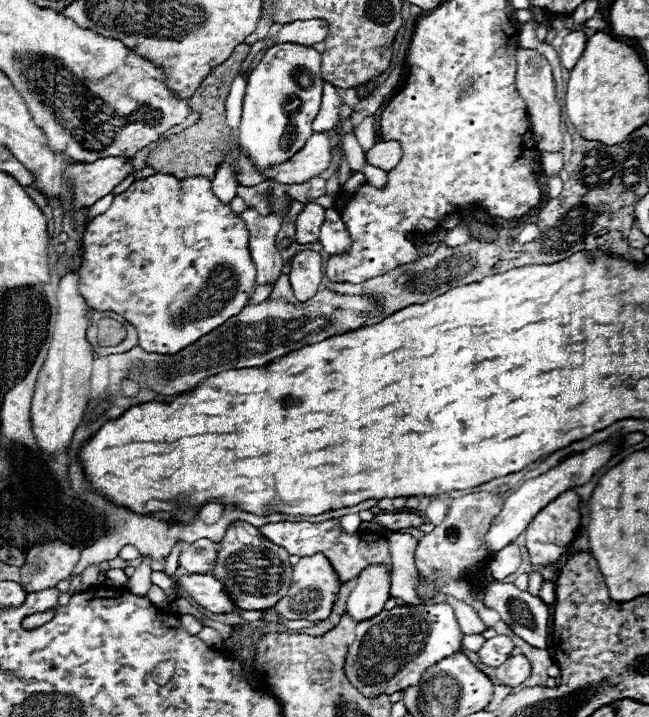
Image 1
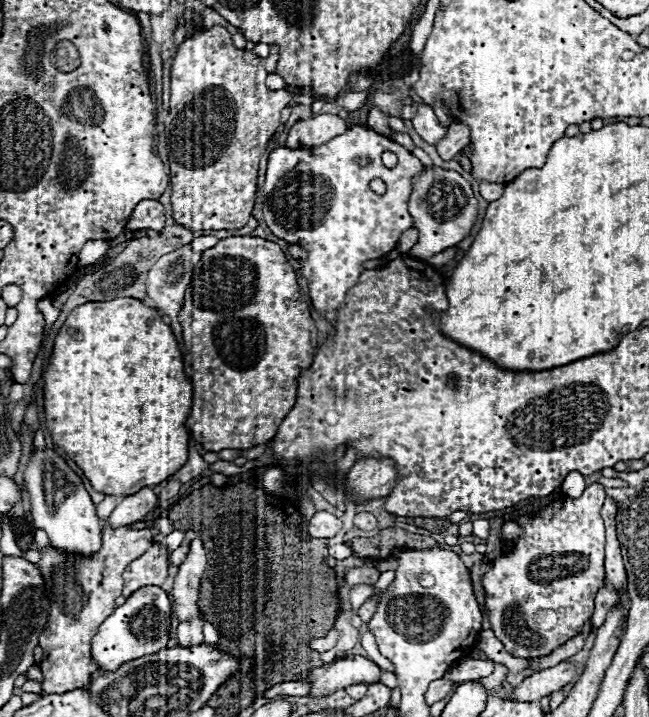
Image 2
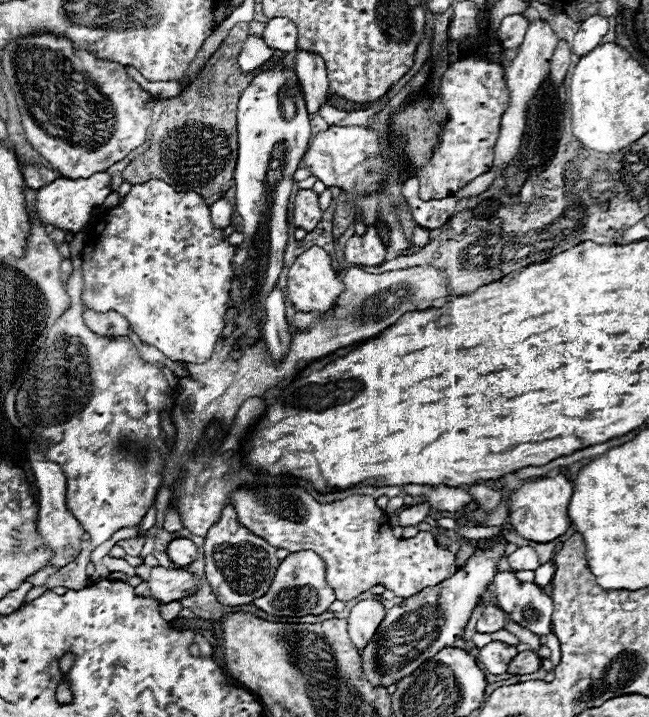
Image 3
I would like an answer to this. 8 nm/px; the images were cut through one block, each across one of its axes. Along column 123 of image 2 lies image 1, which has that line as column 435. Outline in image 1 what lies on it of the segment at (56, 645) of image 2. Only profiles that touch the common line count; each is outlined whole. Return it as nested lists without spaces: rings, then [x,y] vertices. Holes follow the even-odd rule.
[[[476,492],[476,494],[466,494],[462,498],[454,498],[442,524],[436,526],[432,532],[424,534],[424,538],[418,542],[416,568],[420,576],[428,580],[434,572],[442,572],[440,578],[432,580],[436,586],[442,586],[450,580],[462,582],[468,578],[470,570],[476,564],[490,560],[490,550],[484,542],[484,536],[488,534],[492,520],[500,514],[502,506],[504,506],[504,498],[492,492]]]

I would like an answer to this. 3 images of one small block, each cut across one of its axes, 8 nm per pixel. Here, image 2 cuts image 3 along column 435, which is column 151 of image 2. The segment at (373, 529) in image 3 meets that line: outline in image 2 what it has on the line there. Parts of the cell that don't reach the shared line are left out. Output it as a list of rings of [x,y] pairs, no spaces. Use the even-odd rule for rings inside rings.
[[[152,540],[150,548],[124,570],[124,598],[130,598],[144,586],[162,586],[168,578],[168,568],[168,548],[162,542]]]

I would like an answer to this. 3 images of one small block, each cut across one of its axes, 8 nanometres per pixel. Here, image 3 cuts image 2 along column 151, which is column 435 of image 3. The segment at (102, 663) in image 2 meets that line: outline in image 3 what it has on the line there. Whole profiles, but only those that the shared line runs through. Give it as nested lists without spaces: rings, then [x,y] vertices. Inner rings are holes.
[[[500,538],[500,542],[488,550],[476,548],[470,560],[452,578],[444,580],[440,586],[422,590],[420,594],[414,594],[402,604],[390,608],[374,638],[364,646],[360,654],[364,680],[368,680],[372,686],[388,688],[390,684],[398,684],[402,678],[410,676],[420,664],[424,664],[424,660],[432,658],[444,648],[450,648],[462,636],[472,610],[494,580],[506,546],[506,538]]]

